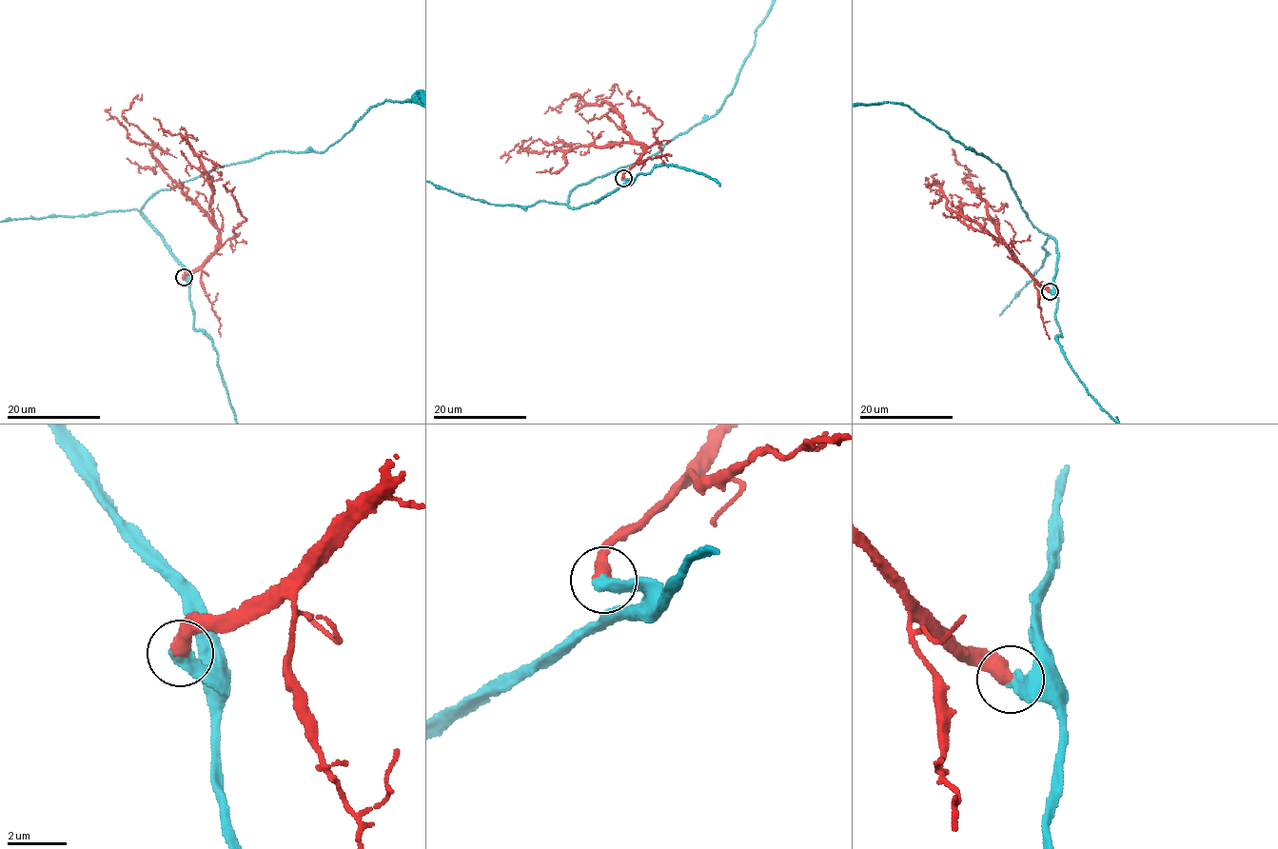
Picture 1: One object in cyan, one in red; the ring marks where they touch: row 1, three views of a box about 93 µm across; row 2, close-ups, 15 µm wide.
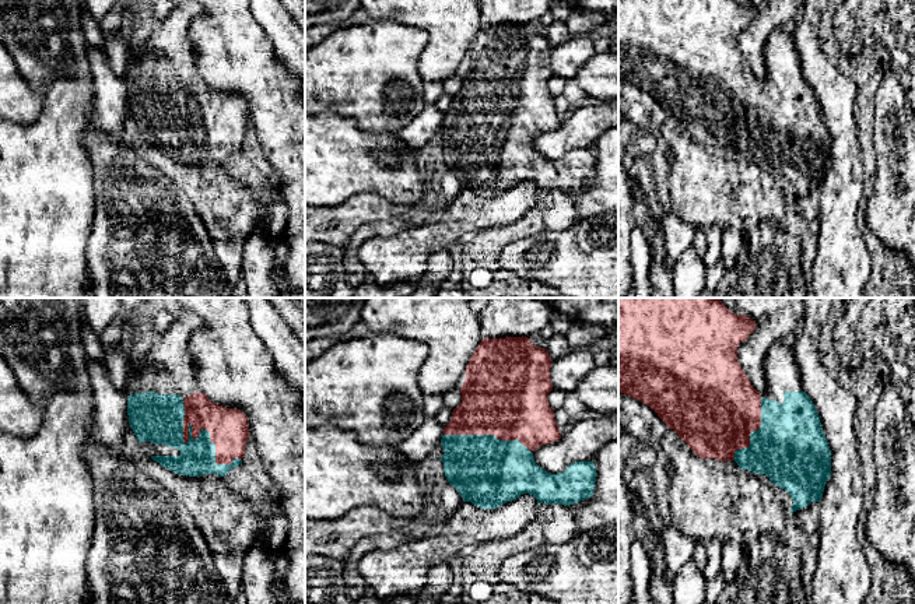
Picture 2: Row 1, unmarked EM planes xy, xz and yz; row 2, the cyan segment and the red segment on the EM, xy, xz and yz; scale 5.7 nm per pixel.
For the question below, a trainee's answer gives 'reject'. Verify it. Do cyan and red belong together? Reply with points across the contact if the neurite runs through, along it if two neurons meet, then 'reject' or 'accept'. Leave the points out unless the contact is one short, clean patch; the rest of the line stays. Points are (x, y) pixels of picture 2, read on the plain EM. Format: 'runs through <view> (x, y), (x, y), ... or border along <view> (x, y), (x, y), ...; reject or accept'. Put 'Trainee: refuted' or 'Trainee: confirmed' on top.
Trainee: refuted
accept

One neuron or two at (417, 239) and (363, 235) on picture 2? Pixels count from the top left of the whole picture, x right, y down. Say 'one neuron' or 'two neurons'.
two neurons

